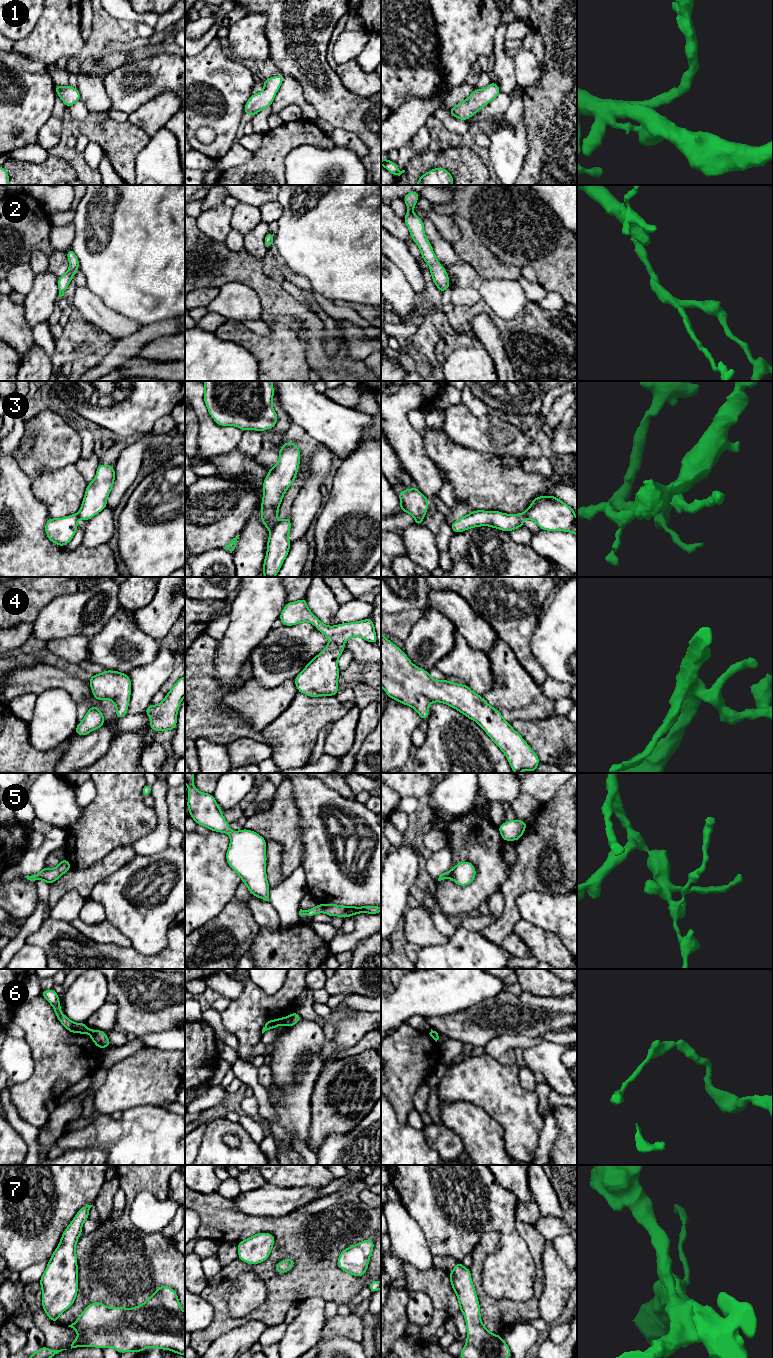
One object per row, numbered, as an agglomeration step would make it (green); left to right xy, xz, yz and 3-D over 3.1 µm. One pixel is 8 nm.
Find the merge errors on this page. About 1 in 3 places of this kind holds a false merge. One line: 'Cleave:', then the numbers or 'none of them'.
Cleave: 3, 6

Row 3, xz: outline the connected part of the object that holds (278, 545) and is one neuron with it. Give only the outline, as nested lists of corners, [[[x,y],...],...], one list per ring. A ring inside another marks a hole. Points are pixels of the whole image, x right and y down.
[[[288,516],[281,521],[277,521],[276,525],[270,530],[263,563],[263,575],[265,577],[275,577],[287,557],[291,546],[289,542],[290,529],[291,520]]]

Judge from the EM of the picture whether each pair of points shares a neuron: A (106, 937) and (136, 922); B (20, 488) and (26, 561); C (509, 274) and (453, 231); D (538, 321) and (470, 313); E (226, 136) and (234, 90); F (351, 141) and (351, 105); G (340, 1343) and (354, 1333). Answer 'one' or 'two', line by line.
A: two
B: one
C: two
D: one
E: one
F: two
G: two

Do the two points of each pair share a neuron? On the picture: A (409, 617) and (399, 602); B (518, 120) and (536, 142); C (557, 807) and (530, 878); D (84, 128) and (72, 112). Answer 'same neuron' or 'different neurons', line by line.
A: different neurons
B: different neurons
C: same neuron
D: different neurons

